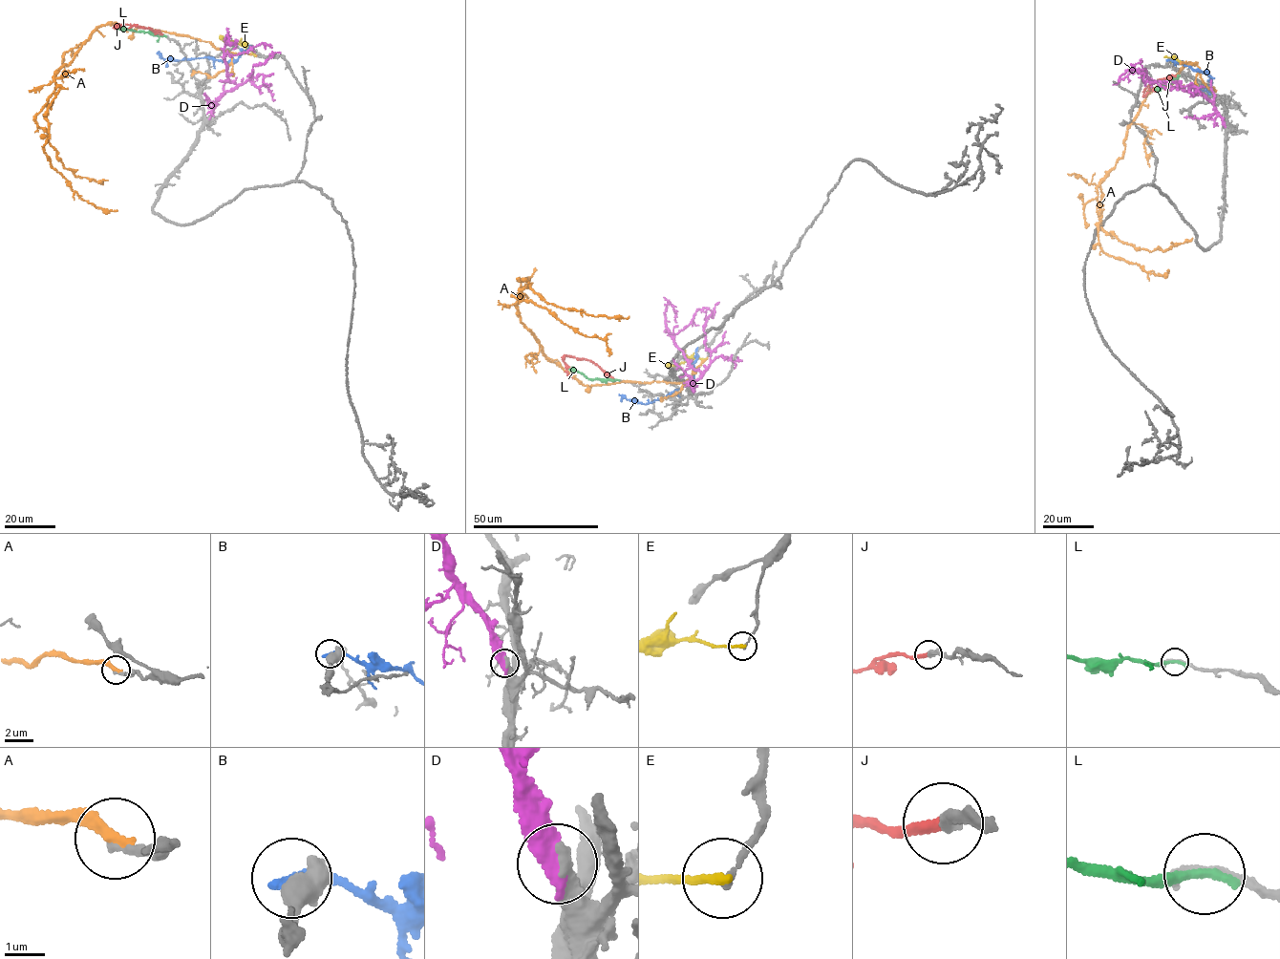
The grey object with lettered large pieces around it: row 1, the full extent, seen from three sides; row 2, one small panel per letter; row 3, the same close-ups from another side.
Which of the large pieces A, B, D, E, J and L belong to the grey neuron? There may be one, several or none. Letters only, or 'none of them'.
D

